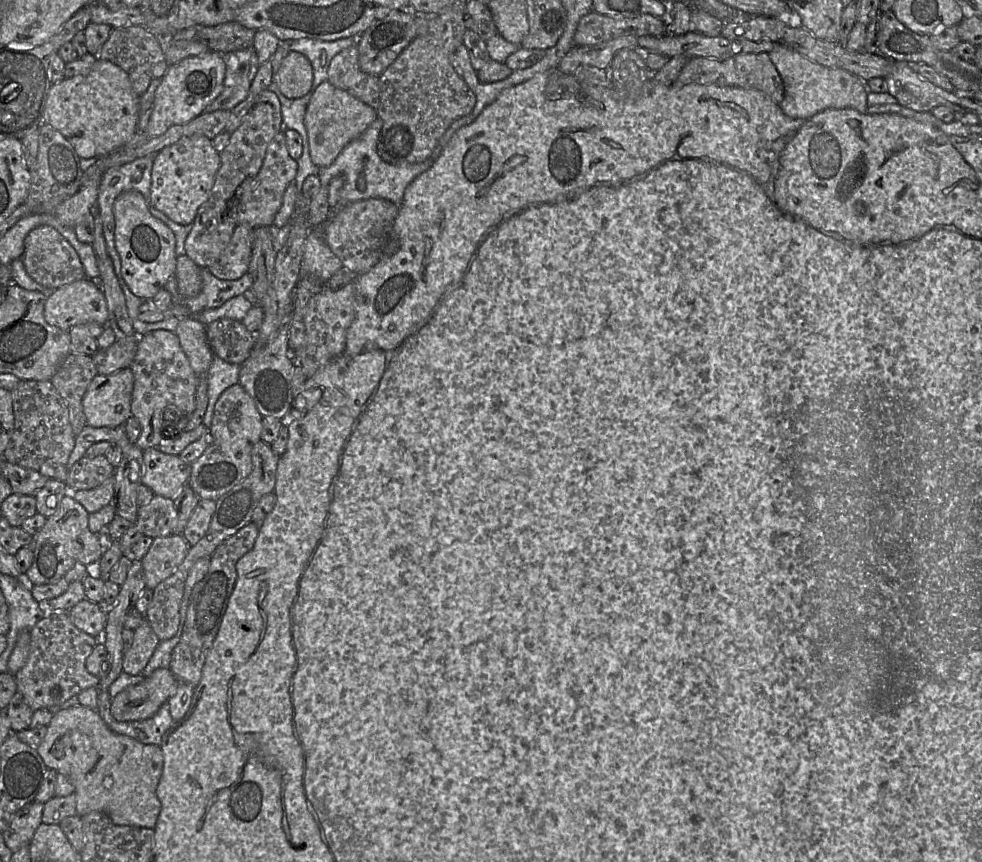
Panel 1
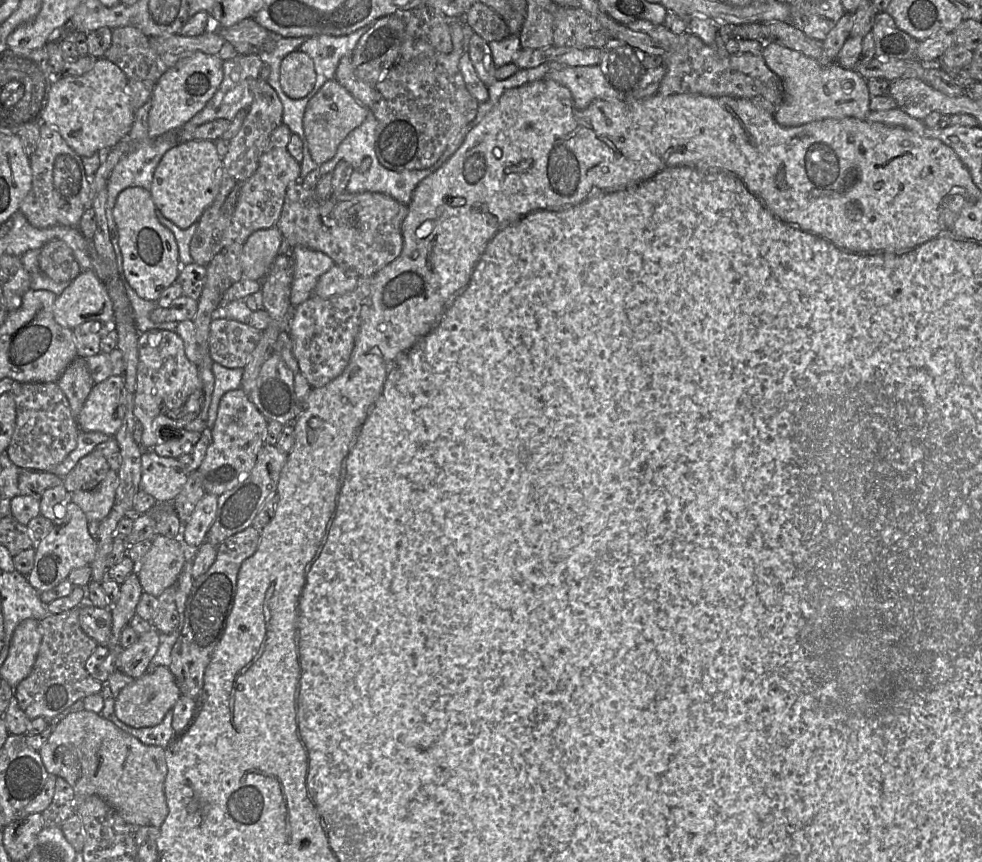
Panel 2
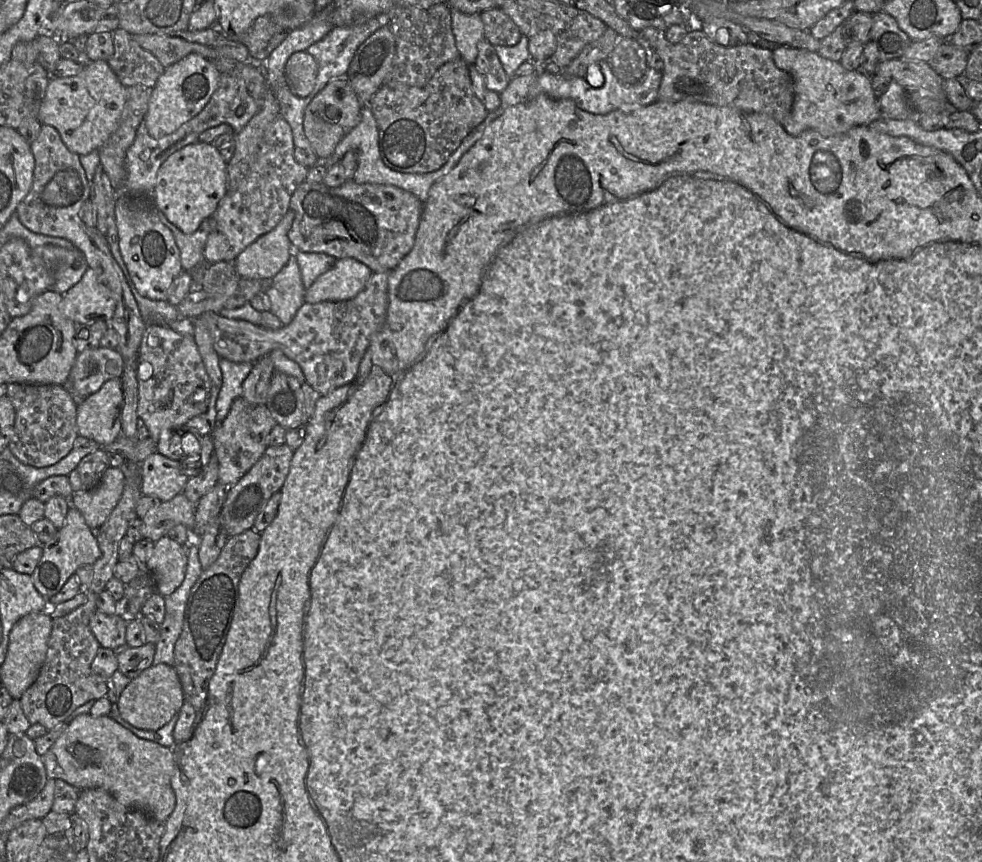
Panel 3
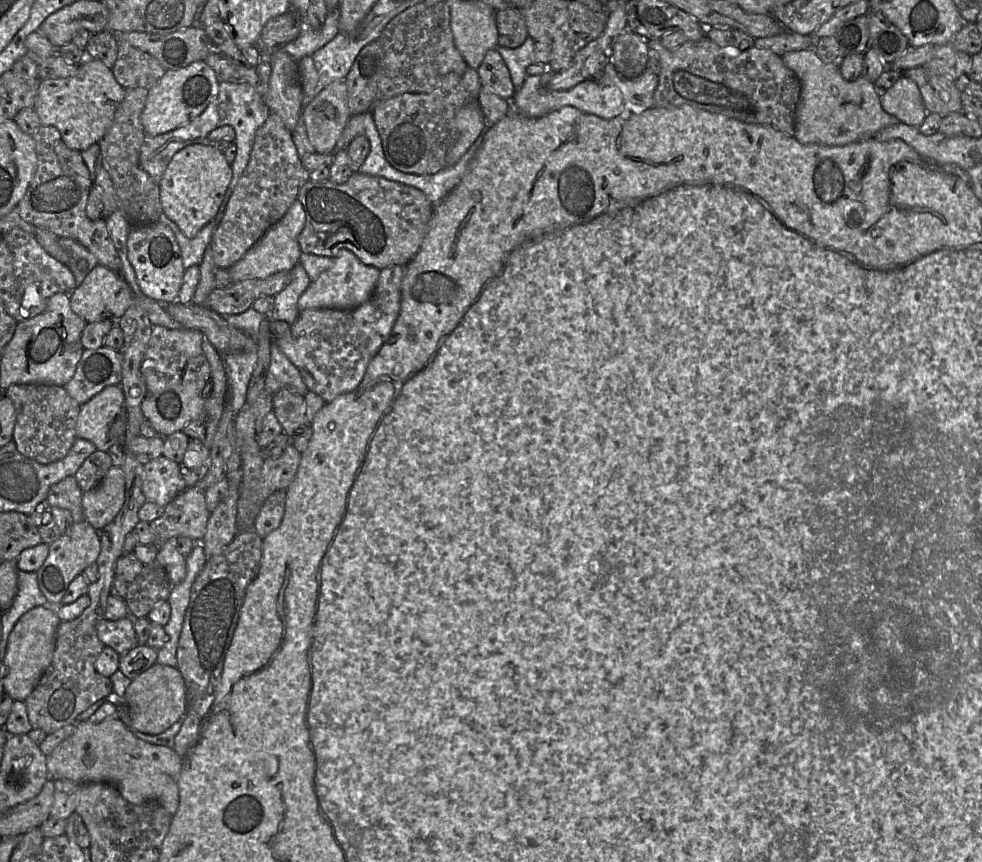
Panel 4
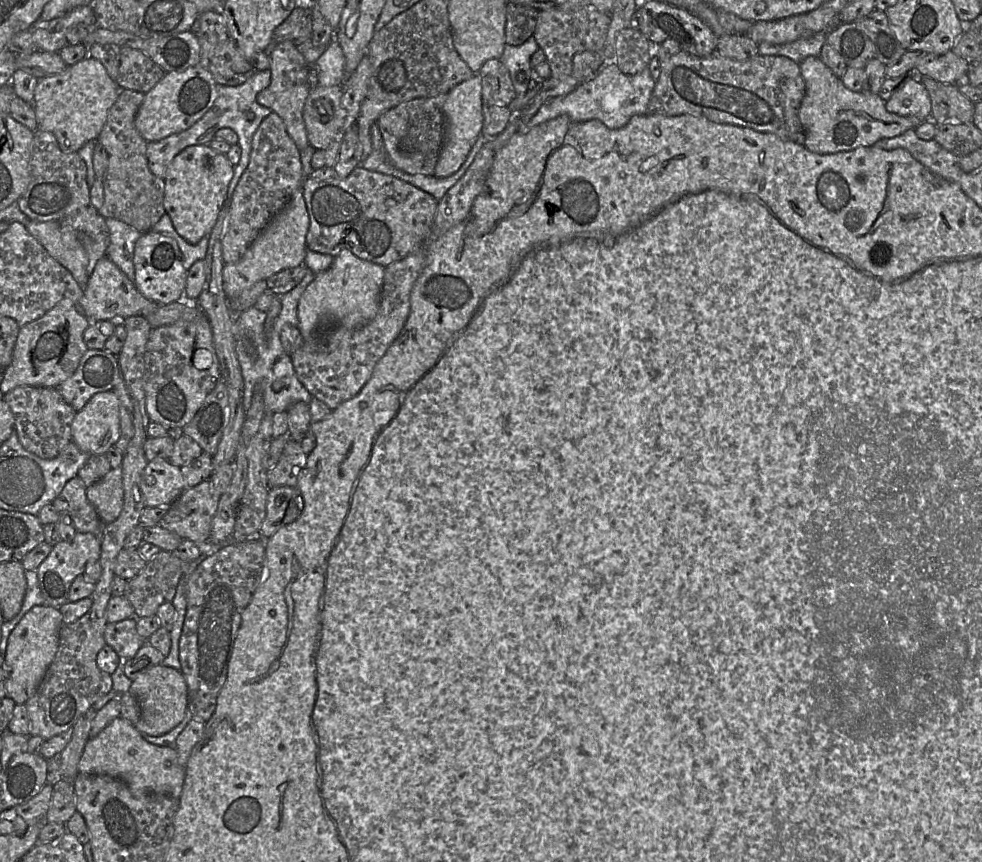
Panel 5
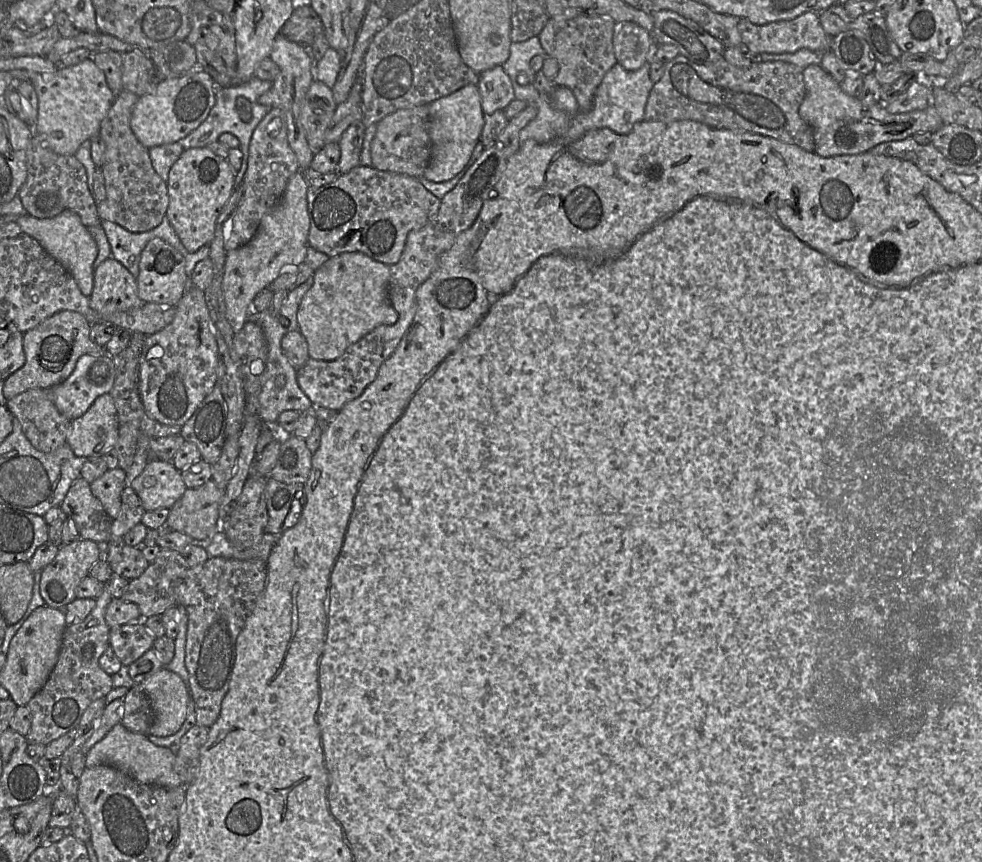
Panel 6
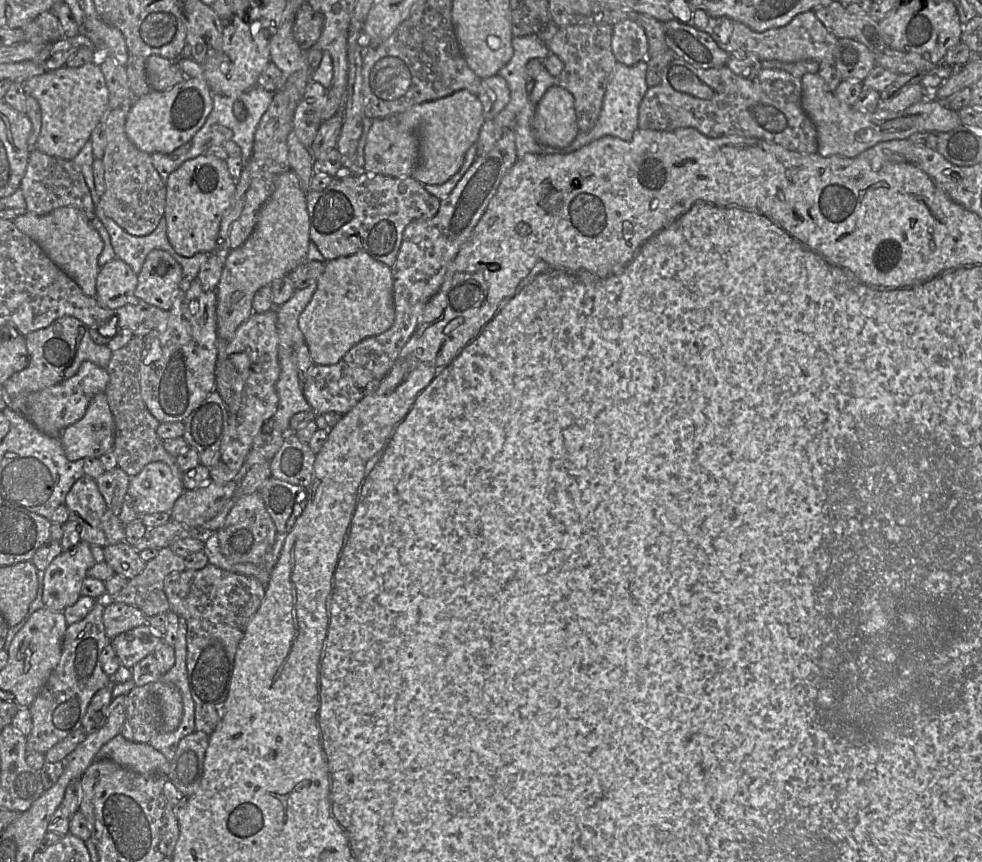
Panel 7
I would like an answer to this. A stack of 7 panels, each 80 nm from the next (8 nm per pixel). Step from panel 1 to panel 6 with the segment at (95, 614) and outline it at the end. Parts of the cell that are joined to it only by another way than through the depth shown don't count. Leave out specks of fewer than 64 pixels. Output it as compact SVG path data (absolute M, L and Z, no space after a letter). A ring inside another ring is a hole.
M143 620L137 624L124 624L110 628L109 644L123 665L129 666L153 647L155 637L145 627Z

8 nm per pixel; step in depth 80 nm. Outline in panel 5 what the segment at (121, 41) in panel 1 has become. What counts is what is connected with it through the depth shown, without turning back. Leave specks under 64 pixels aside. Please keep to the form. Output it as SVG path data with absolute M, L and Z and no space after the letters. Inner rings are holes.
M121 47L120 66L116 83L121 89L146 94L165 75L165 71L142 51Z

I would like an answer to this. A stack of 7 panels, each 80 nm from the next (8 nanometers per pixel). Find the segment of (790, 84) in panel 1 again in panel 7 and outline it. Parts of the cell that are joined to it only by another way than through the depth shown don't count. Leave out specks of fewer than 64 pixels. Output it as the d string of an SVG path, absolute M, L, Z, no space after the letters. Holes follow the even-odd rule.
M806 73L802 76L801 81L802 107L817 129L817 153L822 157L842 156L855 158L879 142L909 139L912 134L918 132L948 132L962 125L958 113L950 110L945 103L940 101L923 100L901 112L887 112L877 109L873 113L862 113L840 101L835 95L835 92L829 90L826 82L818 73Z

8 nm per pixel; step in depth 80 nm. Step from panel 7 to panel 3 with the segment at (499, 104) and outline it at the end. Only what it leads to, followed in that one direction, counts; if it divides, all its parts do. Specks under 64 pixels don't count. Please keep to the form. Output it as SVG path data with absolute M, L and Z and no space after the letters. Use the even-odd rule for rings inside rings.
M483 38L477 44L478 55L475 66L483 76L486 87L499 94L506 89L510 77L505 72L494 45Z

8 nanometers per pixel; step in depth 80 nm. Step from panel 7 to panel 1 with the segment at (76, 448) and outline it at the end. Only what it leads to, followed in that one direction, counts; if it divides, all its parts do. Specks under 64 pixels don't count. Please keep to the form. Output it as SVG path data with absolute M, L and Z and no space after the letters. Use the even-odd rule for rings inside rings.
M130 367L102 376L96 375L82 400L87 426L115 428L131 417L134 376Z

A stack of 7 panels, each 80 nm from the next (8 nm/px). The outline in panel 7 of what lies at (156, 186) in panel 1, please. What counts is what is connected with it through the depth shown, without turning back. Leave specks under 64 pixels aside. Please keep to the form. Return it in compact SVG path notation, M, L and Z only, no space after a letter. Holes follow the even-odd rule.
M200 155L185 161L172 172L166 183L167 237L179 255L190 258L198 253L213 254L221 220L229 209L236 190L225 160Z

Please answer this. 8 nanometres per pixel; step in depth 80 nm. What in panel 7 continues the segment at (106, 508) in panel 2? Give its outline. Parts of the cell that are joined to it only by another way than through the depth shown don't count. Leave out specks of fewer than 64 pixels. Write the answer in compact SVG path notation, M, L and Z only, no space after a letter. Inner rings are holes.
M119 467L105 471L95 479L107 507L115 516L119 516L123 502L127 497L130 477Z

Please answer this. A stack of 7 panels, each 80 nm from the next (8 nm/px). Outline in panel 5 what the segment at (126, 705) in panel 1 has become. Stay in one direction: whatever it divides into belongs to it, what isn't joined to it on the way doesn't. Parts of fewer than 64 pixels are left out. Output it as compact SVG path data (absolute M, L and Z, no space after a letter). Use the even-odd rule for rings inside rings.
M157 665L132 681L129 692L137 699L140 718L135 728L140 733L161 736L175 728L185 717L188 709L188 688L181 671Z

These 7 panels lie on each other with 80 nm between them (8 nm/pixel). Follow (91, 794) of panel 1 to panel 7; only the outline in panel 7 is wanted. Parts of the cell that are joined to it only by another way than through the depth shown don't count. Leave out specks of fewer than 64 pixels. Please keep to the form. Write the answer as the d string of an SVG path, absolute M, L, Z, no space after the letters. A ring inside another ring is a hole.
M120 733L104 744L96 760L112 760L141 775L168 775L170 762L149 743L131 742Z

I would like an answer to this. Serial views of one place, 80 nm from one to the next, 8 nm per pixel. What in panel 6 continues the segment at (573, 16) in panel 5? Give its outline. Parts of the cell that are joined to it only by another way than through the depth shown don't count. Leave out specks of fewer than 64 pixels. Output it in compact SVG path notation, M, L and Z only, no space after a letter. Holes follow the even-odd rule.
M578 16L572 19L549 18L545 27L537 36L547 56L553 57L559 64L559 71L552 80L554 86L569 88L577 101L578 112L586 113L593 108L597 88L605 74L617 63L613 49L615 21L608 16Z

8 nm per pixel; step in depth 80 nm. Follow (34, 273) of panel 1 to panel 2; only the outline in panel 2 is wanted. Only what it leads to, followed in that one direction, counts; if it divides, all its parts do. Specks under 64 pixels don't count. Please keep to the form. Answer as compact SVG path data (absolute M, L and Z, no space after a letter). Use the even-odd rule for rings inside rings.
M51 240L40 248L40 271L55 282L72 282L81 273L72 250L62 240Z

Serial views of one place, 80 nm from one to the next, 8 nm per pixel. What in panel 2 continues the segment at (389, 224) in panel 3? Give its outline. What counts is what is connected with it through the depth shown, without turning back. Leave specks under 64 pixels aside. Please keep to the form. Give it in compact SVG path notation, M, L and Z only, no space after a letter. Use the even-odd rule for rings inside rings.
M292 183L286 190L275 227L291 249L303 246L323 252L341 268L353 271L359 277L372 277L400 255L403 248L401 226L407 214L408 205L386 194L343 192L321 199L315 189Z

